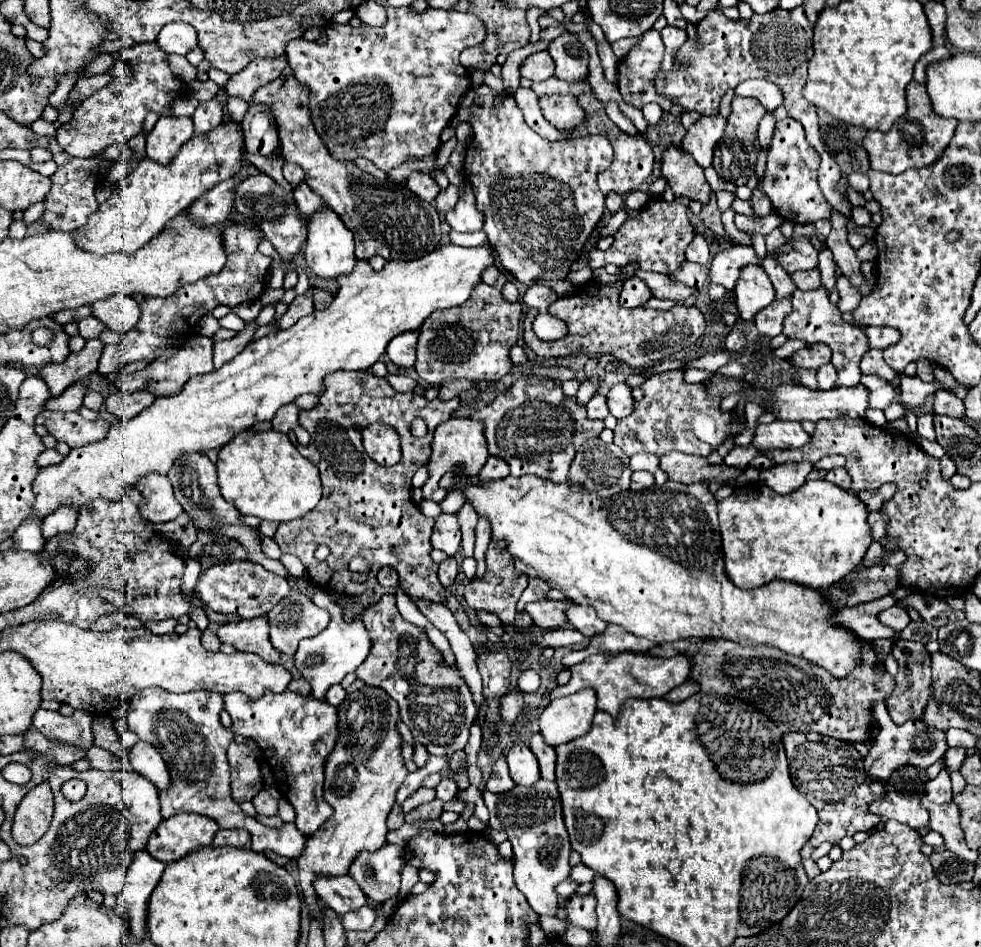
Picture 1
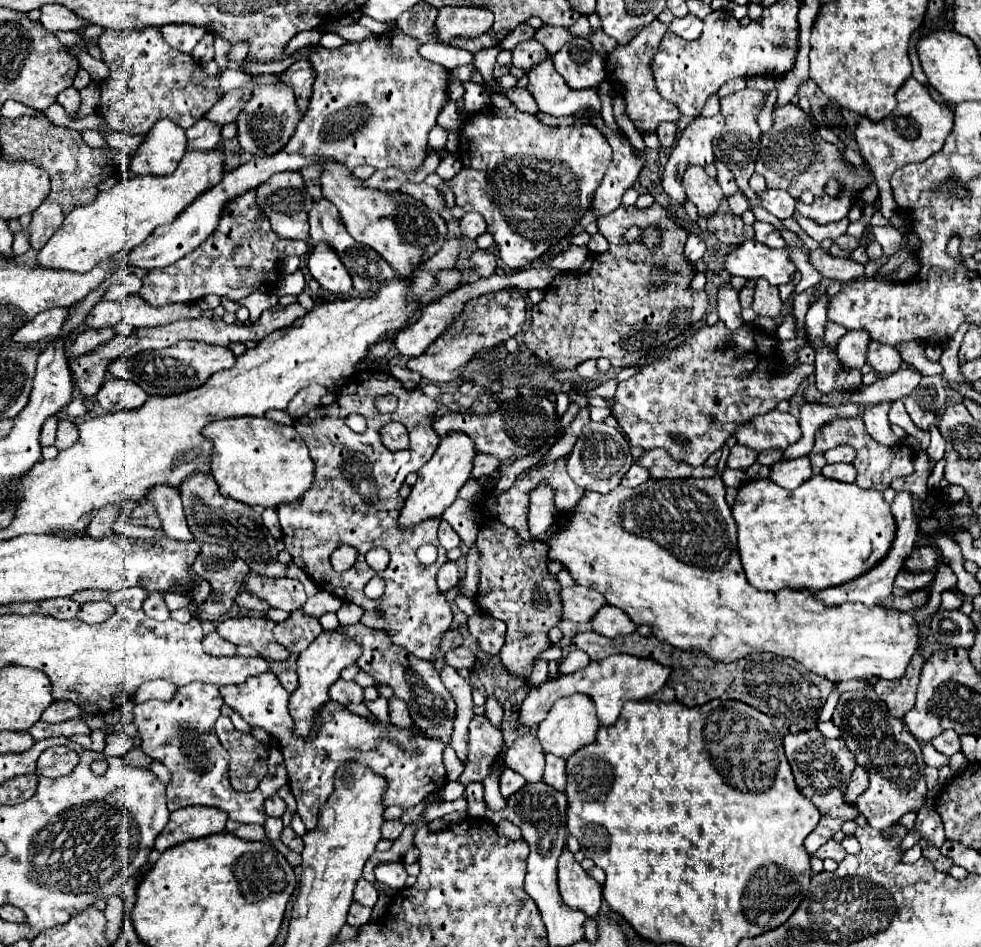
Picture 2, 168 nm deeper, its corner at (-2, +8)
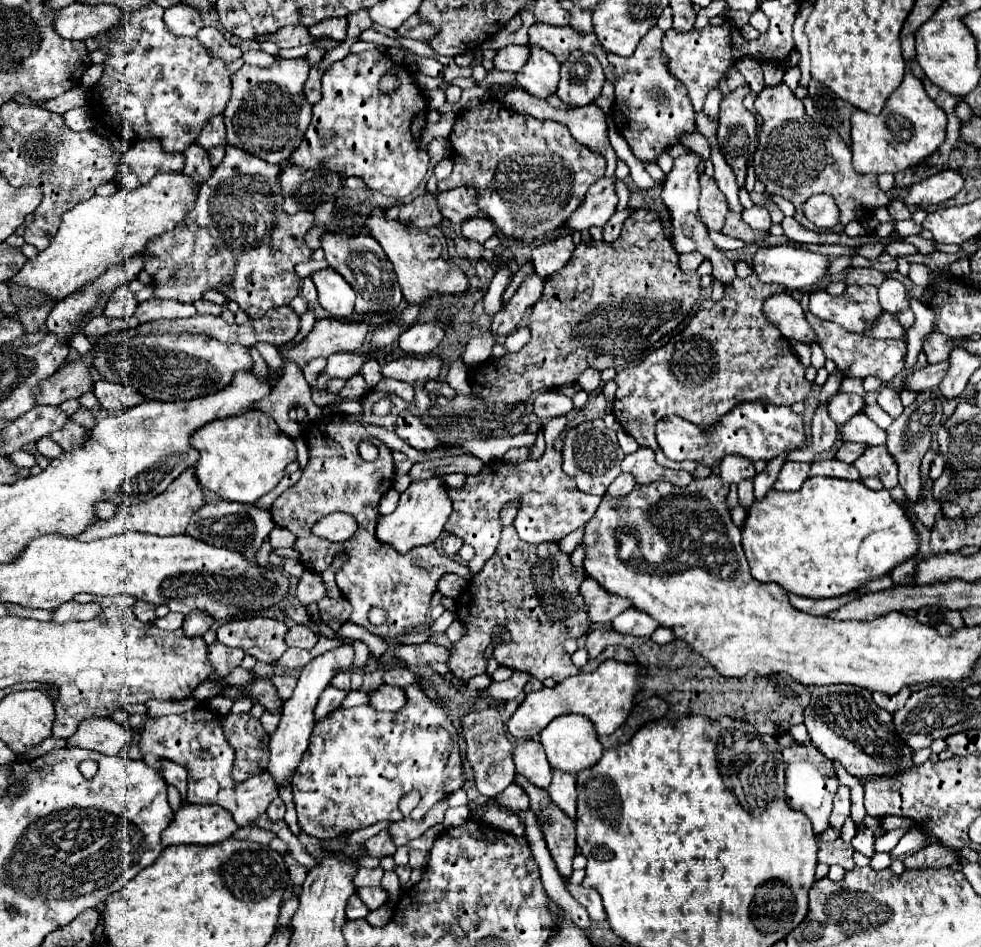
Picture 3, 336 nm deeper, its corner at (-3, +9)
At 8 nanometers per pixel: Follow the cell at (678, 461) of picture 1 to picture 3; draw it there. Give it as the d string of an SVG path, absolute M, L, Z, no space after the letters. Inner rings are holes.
M639 448L635 454L625 456L621 470L633 474L637 484L659 482L663 480L663 474L665 474L665 468L655 462L653 450L647 450L647 448Z

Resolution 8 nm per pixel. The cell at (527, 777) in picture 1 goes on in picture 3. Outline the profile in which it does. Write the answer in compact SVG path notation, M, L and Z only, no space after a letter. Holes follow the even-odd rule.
M525 740L515 746L513 762L517 774L525 776L533 786L547 788L551 782L551 766L543 754L543 746L537 740Z

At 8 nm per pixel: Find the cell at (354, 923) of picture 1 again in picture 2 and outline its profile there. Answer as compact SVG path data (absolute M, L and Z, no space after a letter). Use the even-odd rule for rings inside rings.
M352 903L350 911L348 911L348 925L362 927L370 921L370 915L372 915L372 909L368 909L364 905L358 905L358 903Z

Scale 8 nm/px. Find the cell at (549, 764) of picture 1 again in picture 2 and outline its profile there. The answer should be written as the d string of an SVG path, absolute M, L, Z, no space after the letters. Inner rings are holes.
M550 753L546 755L544 783L558 789L558 791L564 791L564 787L566 787L566 761L564 759L554 757Z

